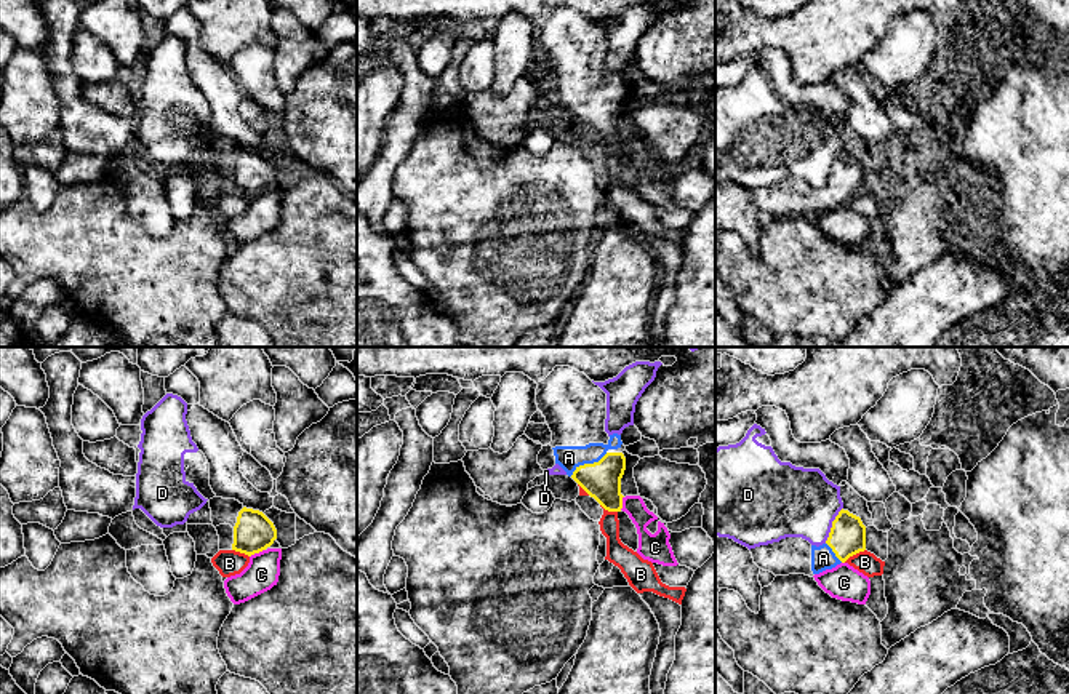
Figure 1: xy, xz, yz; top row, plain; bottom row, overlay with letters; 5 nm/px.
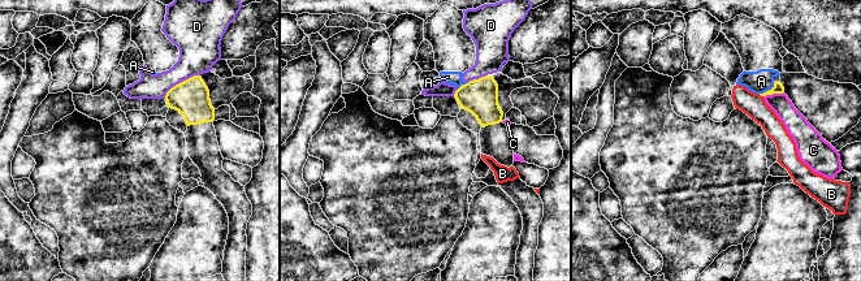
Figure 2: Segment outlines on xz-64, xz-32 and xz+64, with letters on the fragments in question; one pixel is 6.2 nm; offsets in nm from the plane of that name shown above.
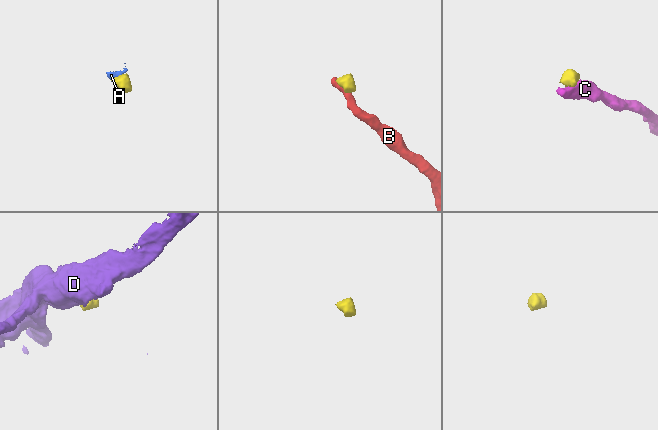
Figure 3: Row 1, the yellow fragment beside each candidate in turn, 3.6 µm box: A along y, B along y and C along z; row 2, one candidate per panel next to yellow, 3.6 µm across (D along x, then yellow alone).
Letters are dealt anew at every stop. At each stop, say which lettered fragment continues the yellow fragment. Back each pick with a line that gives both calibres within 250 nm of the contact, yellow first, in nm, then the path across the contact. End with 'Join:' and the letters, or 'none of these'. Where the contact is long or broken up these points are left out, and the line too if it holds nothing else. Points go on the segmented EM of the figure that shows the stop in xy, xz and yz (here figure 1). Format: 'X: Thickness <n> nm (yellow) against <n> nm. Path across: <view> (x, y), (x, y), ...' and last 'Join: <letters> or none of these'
A: Thickness 190 nm (yellow) against 120 nm. Path across: xz (600, 480), (588, 464), (568, 458)
Join: A

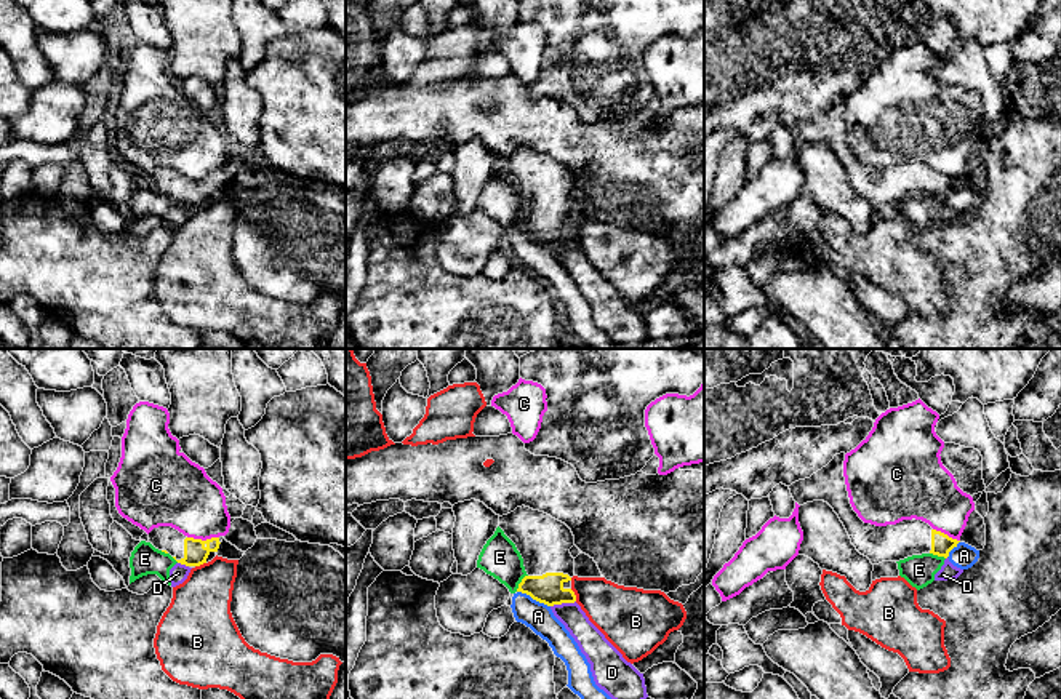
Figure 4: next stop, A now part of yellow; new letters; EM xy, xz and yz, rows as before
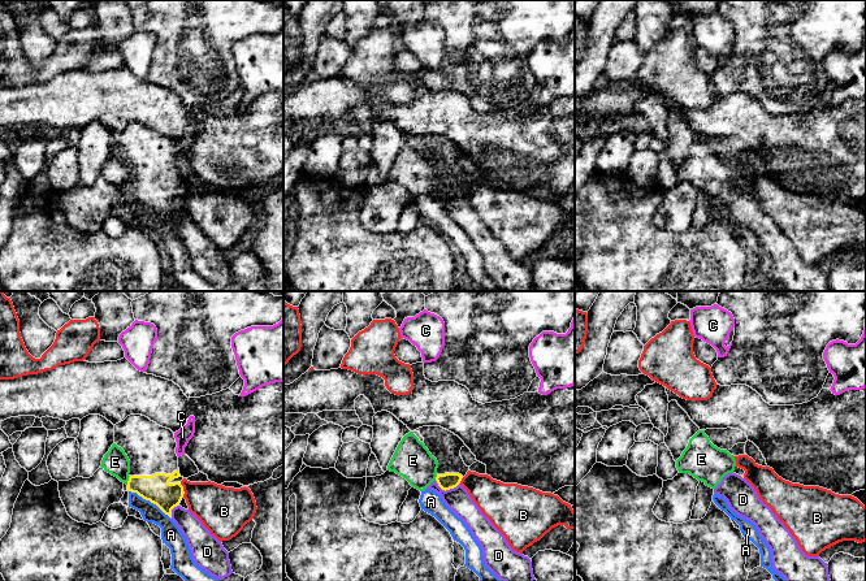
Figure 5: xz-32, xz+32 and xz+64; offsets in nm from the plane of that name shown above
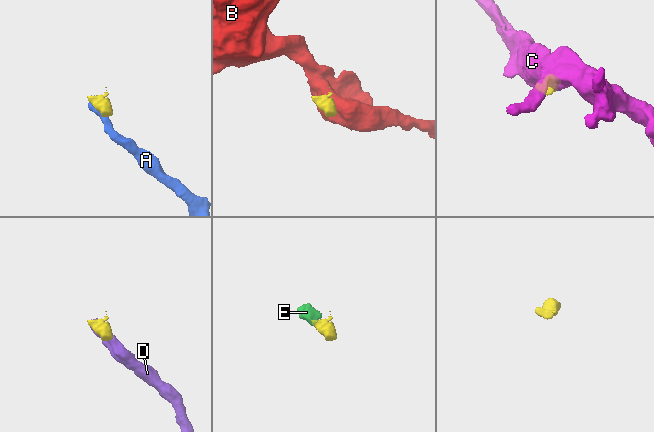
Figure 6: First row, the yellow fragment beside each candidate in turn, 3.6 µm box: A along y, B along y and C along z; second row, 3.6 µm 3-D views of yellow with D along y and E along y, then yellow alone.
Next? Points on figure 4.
Join: none of these

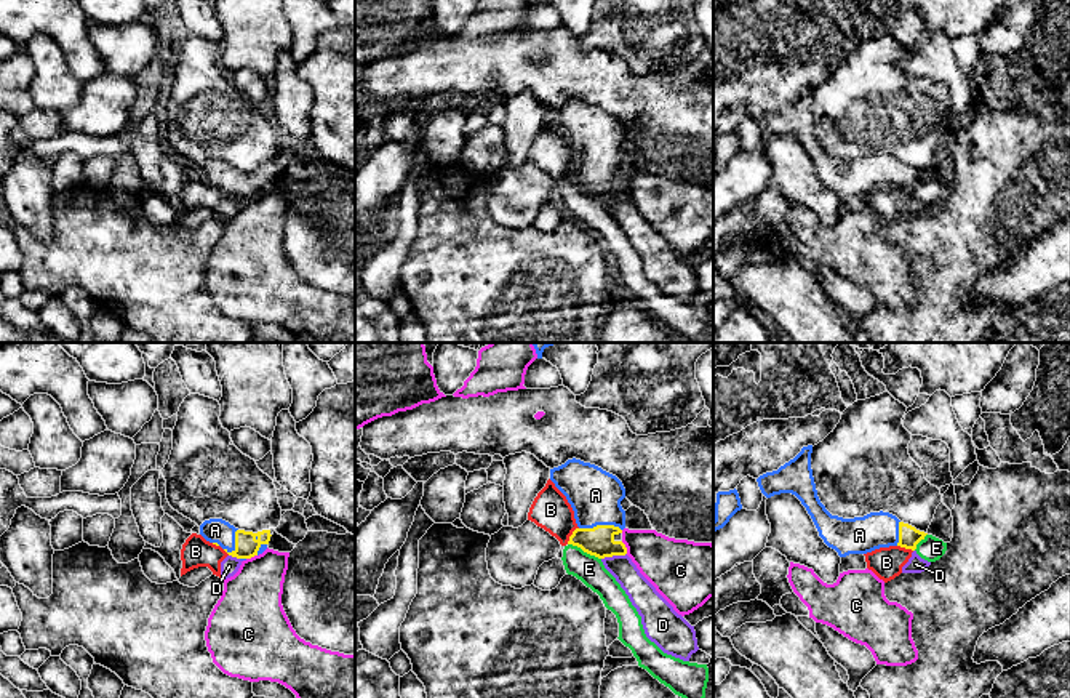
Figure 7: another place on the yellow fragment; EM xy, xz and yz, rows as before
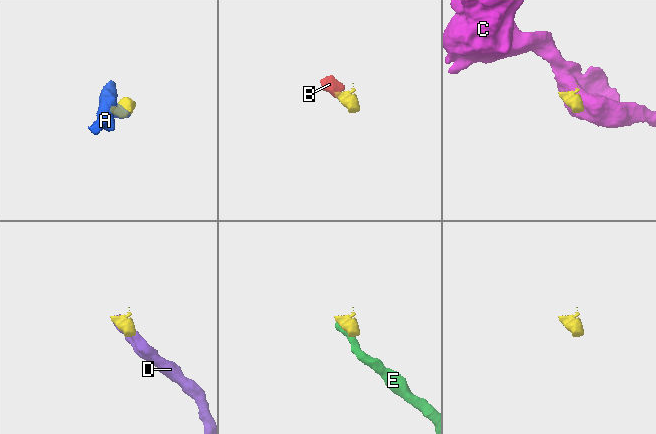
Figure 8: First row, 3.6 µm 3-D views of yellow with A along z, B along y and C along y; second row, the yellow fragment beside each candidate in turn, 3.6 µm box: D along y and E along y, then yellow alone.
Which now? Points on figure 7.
A: Thickness 150 nm (yellow) against 260 nm. Path across: xz (598, 541), (600, 525), (595, 495)
Join: A

